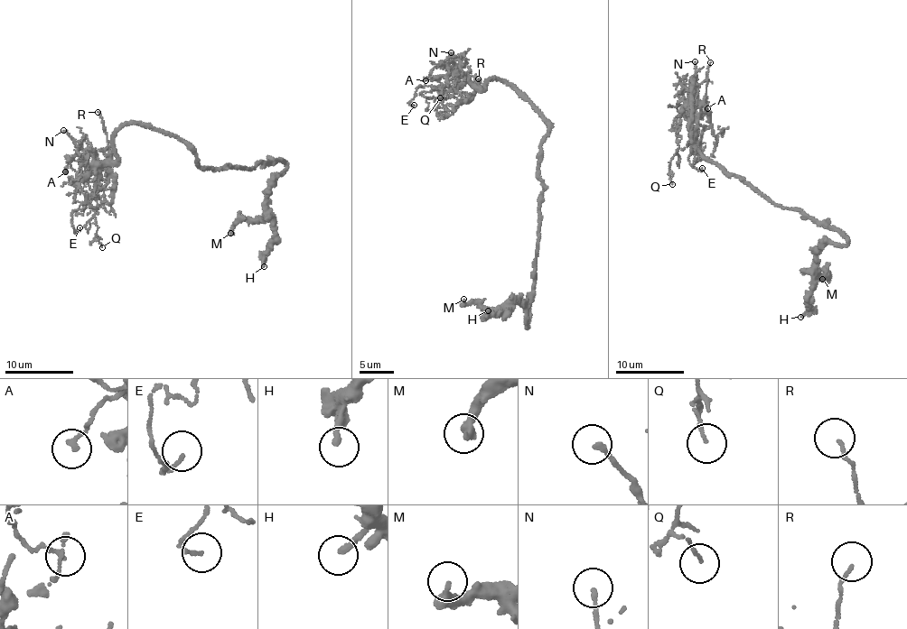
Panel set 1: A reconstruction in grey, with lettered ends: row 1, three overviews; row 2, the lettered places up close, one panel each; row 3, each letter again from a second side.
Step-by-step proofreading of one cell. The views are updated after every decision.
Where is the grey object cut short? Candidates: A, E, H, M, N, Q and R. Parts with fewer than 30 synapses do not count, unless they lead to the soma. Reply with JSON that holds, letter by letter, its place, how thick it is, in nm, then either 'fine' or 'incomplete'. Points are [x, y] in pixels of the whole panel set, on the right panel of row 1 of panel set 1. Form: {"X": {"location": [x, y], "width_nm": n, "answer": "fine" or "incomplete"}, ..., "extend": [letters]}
{"A": {"location": [707, 108], "width_nm": 170, "answer": "fine"}, "E": {"location": [702, 168], "width_nm": 120, "answer": "fine"}, "H": {"location": [800, 317], "width_nm": 220, "answer": "fine"}, "M": {"location": [822, 279], "width_nm": 360, "answer": "fine"}, "N": {"location": [695, 61], "width_nm": 170, "answer": "fine"}, "Q": {"location": [672, 184], "width_nm": 100, "answer": "fine"}, "R": {"location": [710, 62], "width_nm": 110, "answer": "fine"}, "extend": []}

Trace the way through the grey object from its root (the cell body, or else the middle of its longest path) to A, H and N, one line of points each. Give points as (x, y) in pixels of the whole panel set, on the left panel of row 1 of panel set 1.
A: (210, 168), (181, 141), (134, 123), (116, 132), (114, 161), (91, 154), (72, 159), (65, 171)
H: (210, 168), (229, 163), (249, 169), (274, 159), (285, 164), (269, 189), (267, 213), (274, 245), (264, 266)
N: (210, 168), (181, 141), (137, 123), (116, 132), (114, 161), (96, 161), (63, 130)

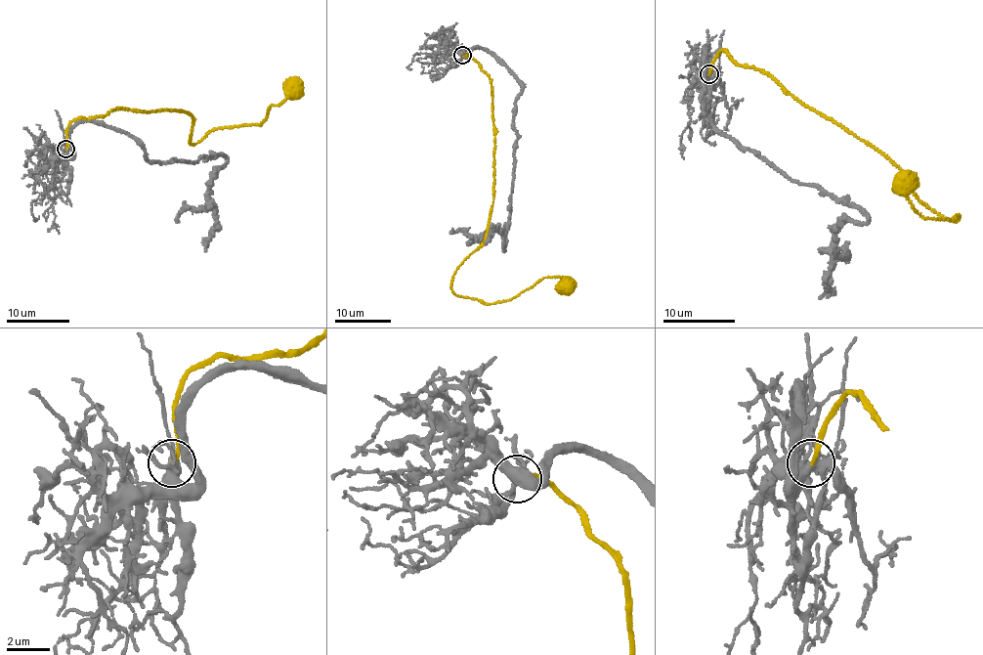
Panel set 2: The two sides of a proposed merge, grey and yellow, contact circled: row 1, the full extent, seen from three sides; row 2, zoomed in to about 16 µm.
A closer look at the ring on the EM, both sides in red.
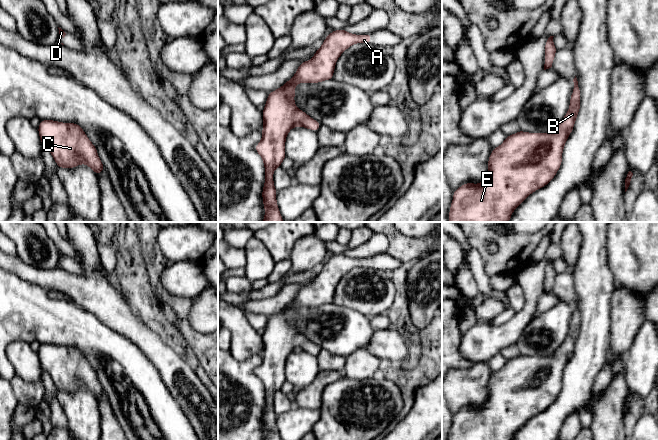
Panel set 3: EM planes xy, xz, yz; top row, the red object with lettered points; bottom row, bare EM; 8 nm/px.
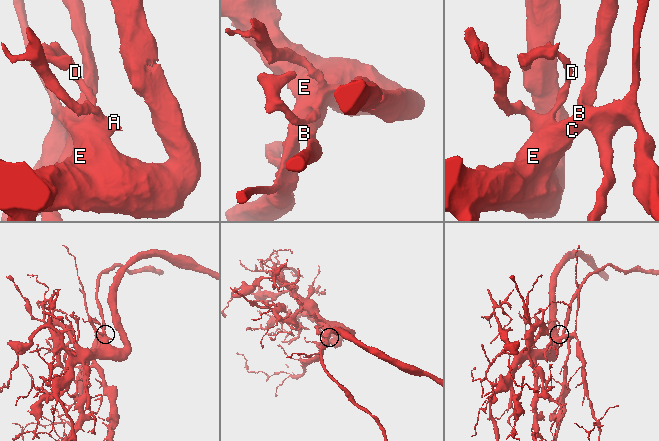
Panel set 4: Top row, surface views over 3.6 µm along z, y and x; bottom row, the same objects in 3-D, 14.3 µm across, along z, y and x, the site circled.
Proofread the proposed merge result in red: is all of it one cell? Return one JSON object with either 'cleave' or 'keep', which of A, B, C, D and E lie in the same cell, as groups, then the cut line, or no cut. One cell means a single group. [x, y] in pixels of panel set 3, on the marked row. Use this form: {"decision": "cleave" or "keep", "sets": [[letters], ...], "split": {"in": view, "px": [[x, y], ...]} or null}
{"decision": "keep", "sets": [["A", "B", "C", "D", "E"]], "split": null}

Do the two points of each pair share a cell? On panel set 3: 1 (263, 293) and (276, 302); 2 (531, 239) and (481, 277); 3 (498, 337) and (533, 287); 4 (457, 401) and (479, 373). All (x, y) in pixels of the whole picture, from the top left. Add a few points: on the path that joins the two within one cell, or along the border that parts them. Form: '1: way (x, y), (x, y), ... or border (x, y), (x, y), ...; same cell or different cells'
1: border (284, 285), (273, 296), (246, 302); different cells
2: border (477, 252), (482, 268), (488, 277); different cells
3: way (512, 328), (527, 313), (530, 301); same cell
4: way (460, 394), (474, 380); same cell

